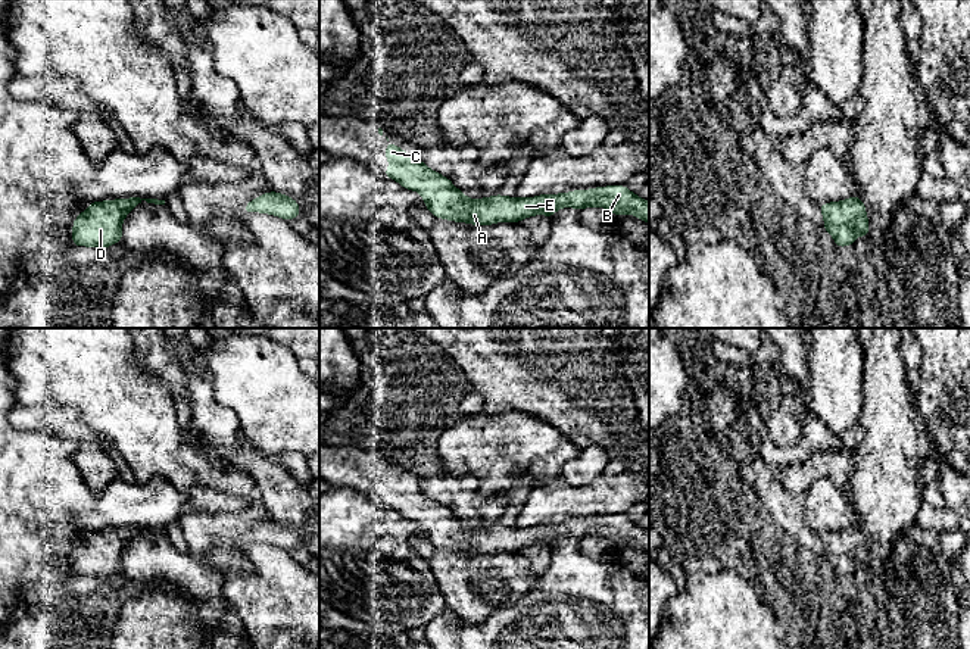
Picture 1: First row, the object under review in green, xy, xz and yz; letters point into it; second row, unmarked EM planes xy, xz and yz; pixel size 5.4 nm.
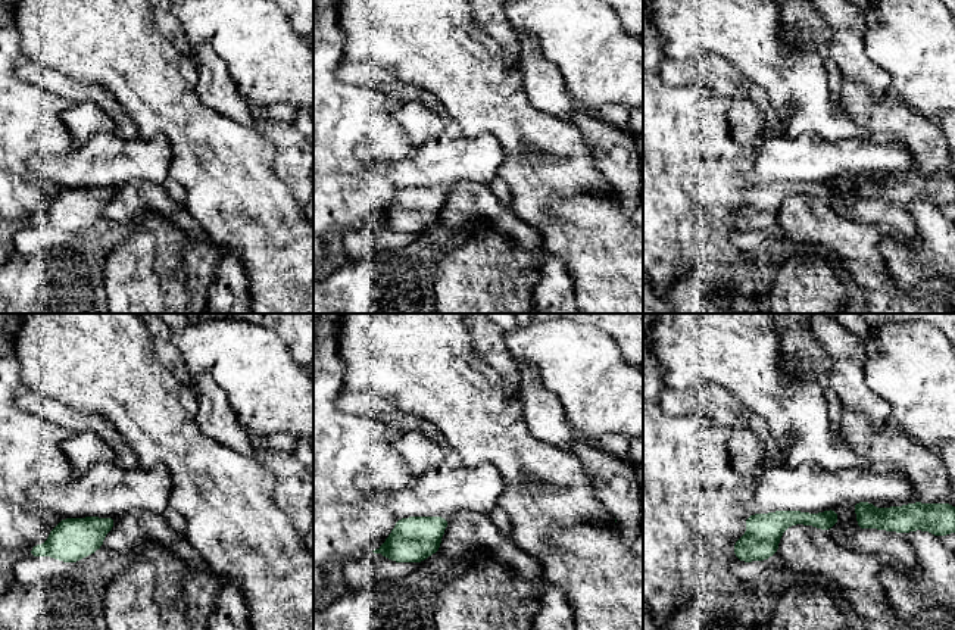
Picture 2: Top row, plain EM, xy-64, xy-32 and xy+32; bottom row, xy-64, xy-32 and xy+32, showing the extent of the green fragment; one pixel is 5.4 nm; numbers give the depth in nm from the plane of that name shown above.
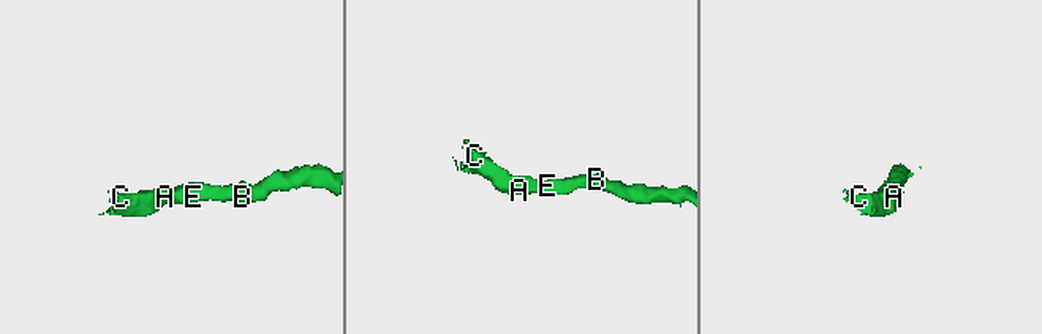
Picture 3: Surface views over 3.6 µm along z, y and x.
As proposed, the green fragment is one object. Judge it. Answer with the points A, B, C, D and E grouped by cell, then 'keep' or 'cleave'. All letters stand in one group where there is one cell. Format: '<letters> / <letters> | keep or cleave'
A B C D E | keep

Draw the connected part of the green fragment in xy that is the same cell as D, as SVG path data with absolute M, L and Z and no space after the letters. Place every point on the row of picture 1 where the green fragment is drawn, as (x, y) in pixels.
M116 199L93 202L74 219L72 244L85 247L110 247L122 241L122 222L125 216L143 200L155 205L165 205L157 199Z

